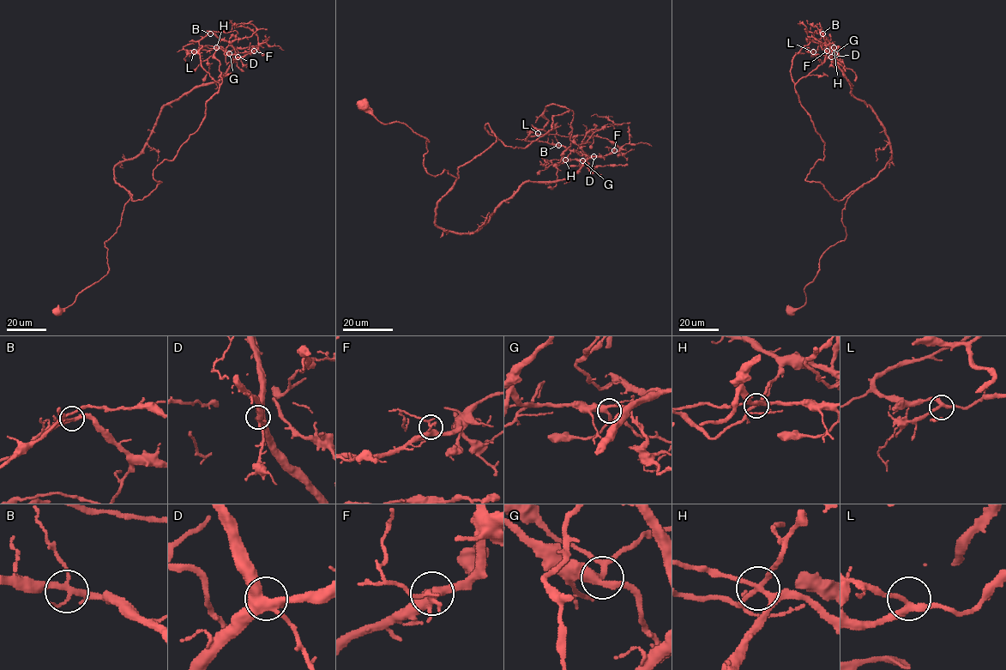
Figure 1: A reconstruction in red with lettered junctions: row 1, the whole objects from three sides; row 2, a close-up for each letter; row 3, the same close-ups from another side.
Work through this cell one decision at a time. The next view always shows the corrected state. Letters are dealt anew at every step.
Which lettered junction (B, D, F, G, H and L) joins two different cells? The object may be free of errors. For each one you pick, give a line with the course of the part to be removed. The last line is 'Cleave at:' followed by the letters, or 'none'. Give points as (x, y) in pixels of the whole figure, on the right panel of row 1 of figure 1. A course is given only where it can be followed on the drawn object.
Cleave at: none

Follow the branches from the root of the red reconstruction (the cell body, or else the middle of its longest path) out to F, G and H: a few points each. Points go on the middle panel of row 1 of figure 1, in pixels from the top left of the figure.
F: (363, 105), (456, 178), (436, 211), (453, 232), (614, 150)
G: (363, 105), (454, 185), (486, 123), (525, 147), (571, 110), (563, 157), (582, 160)
H: (363, 105), (424, 137), (424, 170), (454, 185), (496, 141), (486, 123), (525, 147), (571, 110), (565, 159)

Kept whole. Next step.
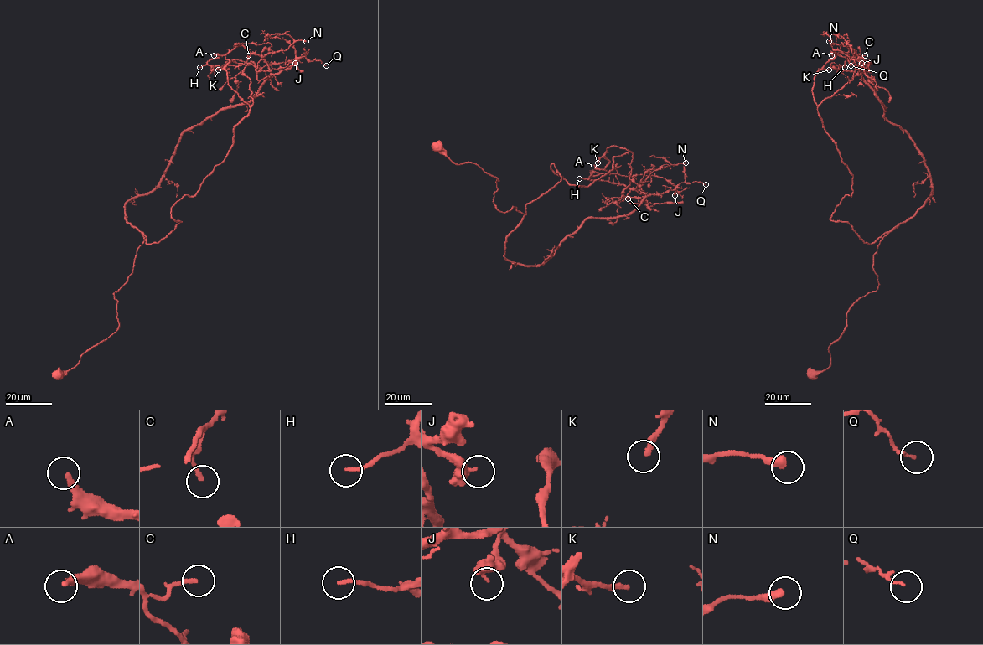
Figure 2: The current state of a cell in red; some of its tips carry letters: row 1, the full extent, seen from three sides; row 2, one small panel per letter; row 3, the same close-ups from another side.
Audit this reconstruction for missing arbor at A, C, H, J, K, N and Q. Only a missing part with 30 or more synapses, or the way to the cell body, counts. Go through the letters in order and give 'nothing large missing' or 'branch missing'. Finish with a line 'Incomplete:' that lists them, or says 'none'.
A: branch missing
C: nothing large missing
H: nothing large missing
J: nothing large missing
K: branch missing
N: nothing large missing
Q: nothing large missing
Incomplete: A, K

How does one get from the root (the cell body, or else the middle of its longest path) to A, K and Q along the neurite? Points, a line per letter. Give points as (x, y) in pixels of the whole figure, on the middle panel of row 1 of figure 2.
A: (437, 146), (494, 177), (494, 207), (522, 220), (561, 180), (552, 163), (587, 186), (629, 152), (593, 165)
K: (437, 146), (494, 177), (494, 207), (522, 220), (561, 180), (552, 163), (587, 186), (629, 152), (597, 162)
Q: (437, 146), (499, 180), (499, 210), (524, 215), (504, 255), (524, 265), (590, 217), (706, 184)

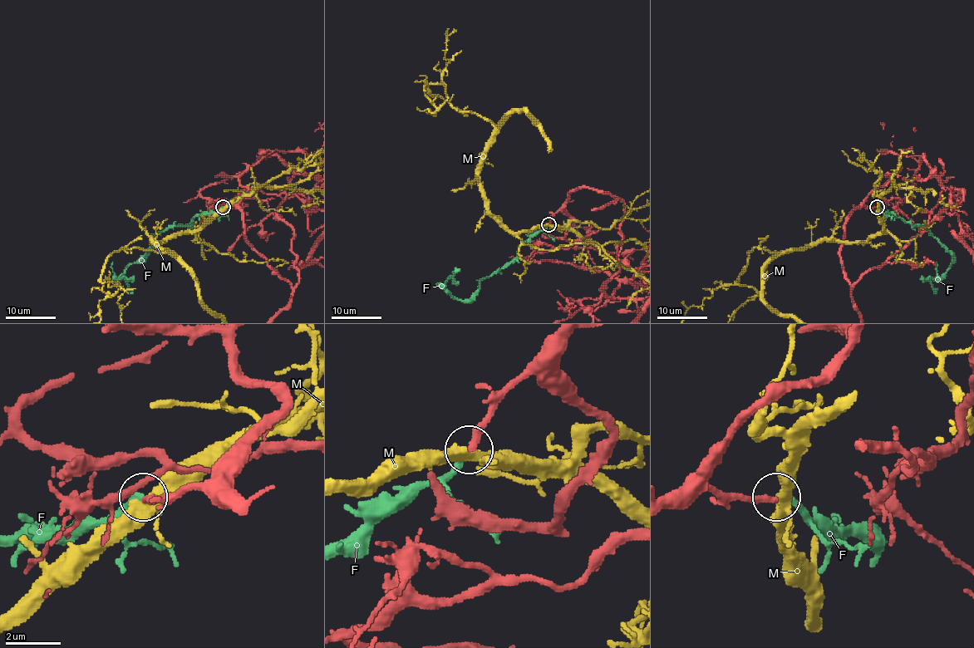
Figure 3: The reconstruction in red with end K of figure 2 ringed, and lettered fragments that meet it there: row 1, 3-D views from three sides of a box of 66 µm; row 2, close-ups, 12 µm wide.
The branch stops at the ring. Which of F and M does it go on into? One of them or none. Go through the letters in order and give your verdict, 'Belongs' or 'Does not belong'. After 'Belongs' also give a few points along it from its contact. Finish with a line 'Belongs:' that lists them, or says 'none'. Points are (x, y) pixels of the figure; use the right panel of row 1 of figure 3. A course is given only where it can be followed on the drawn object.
F: Belongs. Its course: (877, 208), (892, 213), (911, 225), (923, 226), (951, 255), (952, 263), (940, 277), (930, 279), (935, 293)
M: Does not belong
Belongs: F

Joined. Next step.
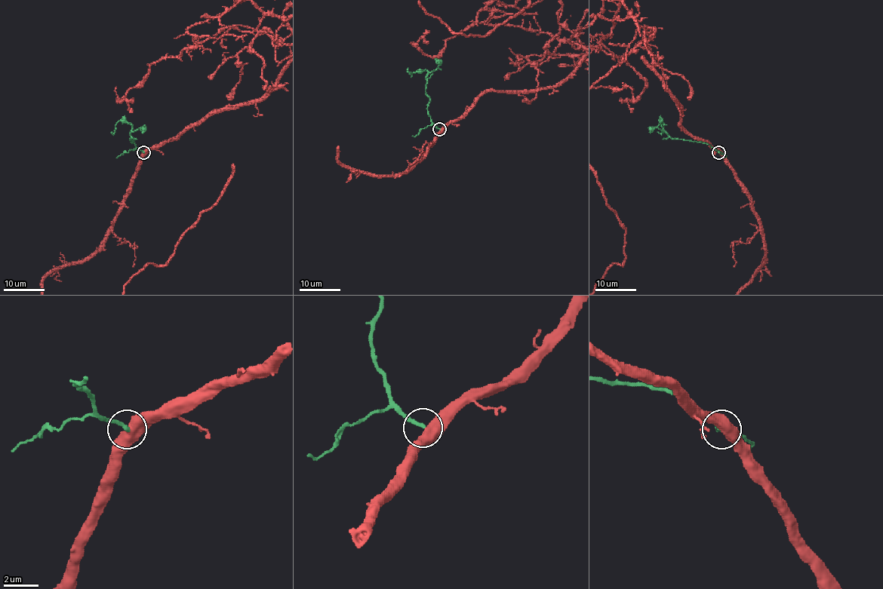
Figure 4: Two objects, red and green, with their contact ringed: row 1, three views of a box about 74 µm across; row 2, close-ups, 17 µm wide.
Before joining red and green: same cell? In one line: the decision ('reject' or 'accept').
accept

